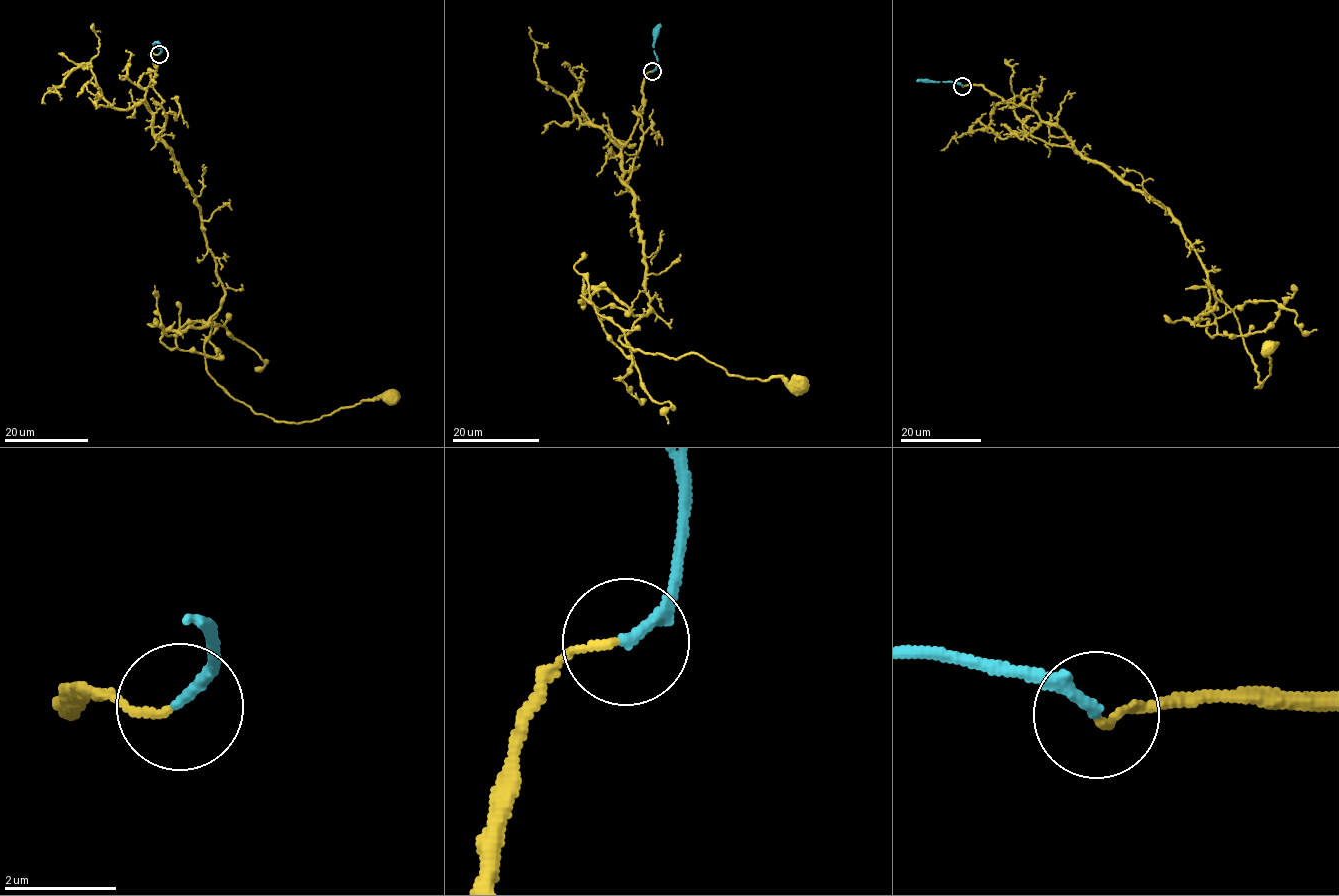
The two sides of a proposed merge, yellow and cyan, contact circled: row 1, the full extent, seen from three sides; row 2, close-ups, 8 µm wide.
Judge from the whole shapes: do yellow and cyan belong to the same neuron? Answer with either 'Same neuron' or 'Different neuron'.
Same neuron

